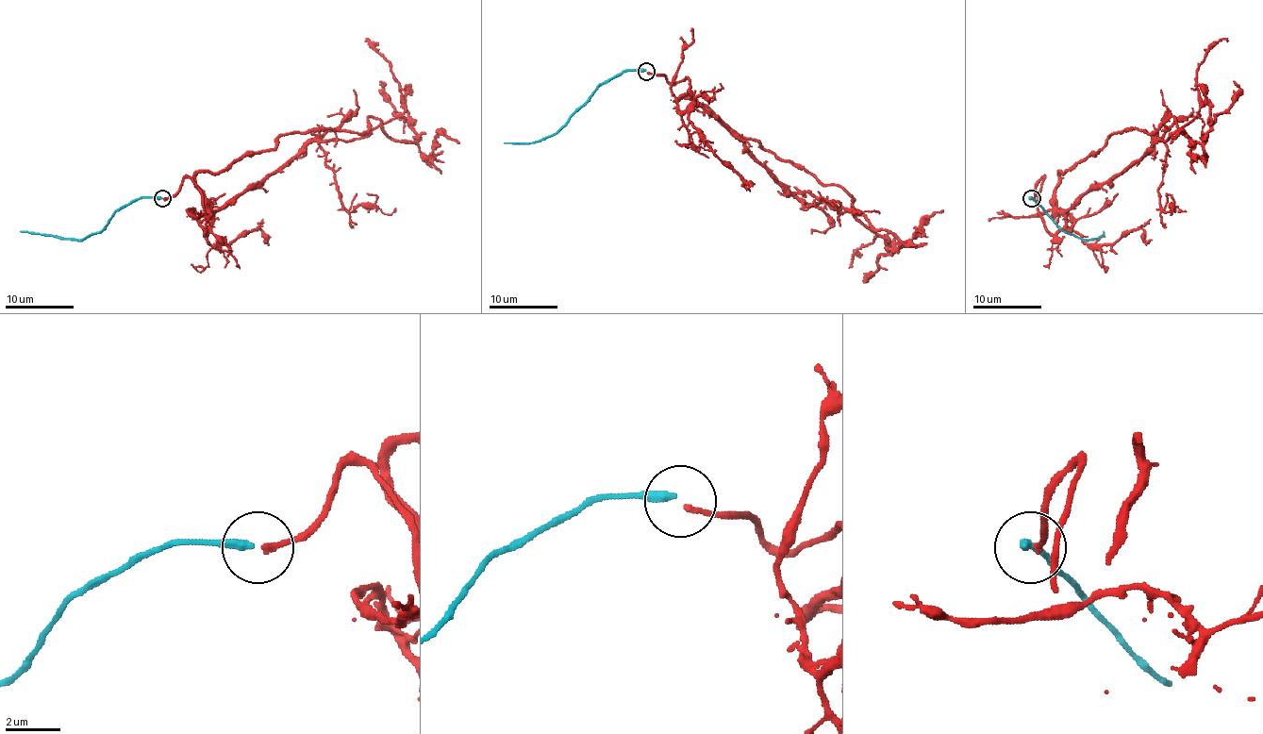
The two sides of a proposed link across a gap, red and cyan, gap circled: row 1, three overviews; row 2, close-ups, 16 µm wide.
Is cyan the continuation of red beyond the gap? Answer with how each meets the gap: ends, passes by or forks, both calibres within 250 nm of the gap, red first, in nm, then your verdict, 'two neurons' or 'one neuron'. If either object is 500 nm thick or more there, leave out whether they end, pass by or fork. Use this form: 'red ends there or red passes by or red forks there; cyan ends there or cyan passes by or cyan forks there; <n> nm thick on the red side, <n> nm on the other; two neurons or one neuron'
red ends there; cyan ends there; 180 nm thick on the red side, 320 nm on the other; one neuron

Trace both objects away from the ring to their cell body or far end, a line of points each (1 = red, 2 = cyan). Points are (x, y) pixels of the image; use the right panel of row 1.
1: (1033, 199), (1043, 178), (1038, 212), (1056, 233), (1088, 191), (1208, 106), (1205, 152), (1183, 131), (1171, 143)
2: (1031, 199), (1064, 231), (1093, 241), (1104, 235), (1104, 231)

